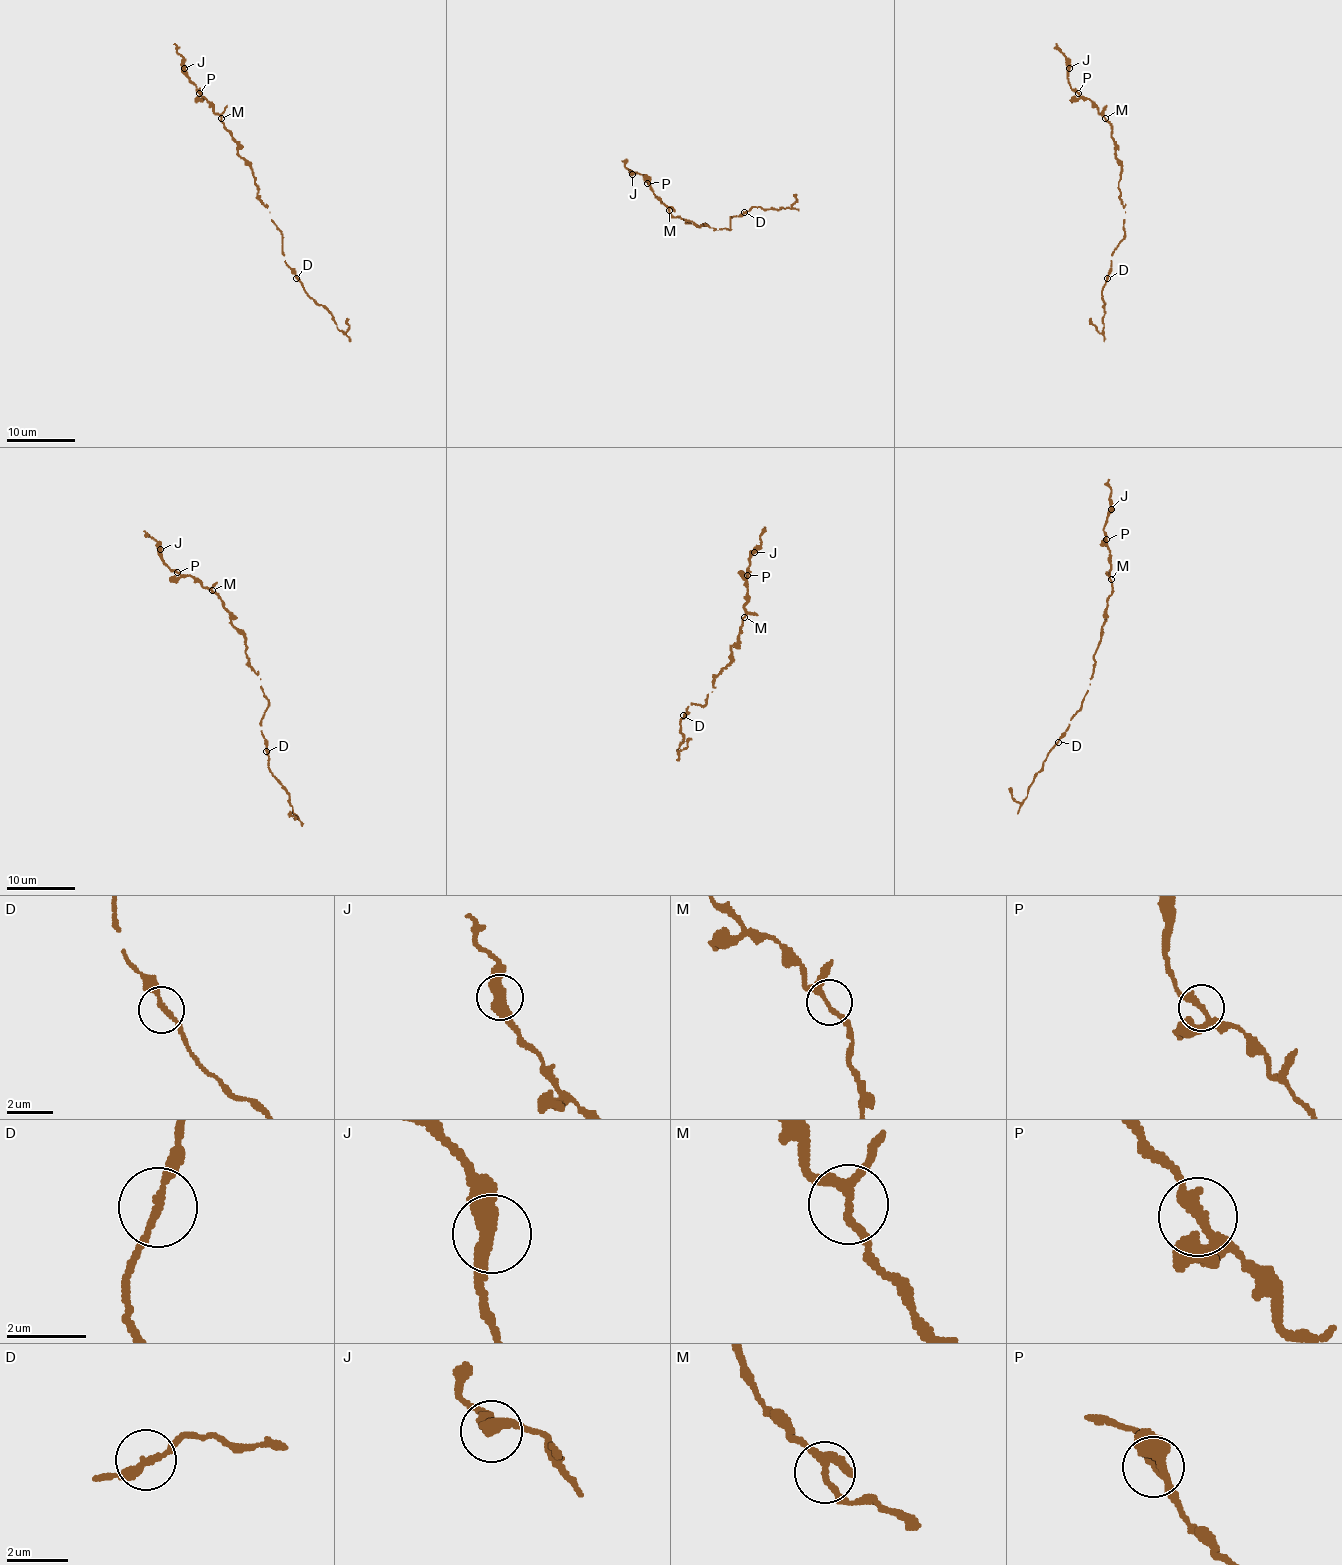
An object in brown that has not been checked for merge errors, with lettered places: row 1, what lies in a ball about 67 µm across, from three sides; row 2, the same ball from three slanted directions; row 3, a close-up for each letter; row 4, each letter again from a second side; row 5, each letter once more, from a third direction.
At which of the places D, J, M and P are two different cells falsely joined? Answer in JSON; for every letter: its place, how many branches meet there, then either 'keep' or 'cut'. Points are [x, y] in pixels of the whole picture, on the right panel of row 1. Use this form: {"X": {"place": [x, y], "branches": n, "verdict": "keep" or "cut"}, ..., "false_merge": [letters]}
{"D": {"place": [1107, 278], "branches": 2, "verdict": "keep"}, "J": {"place": [1069, 68], "branches": 2, "verdict": "keep"}, "M": {"place": [1105, 118], "branches": 3, "verdict": "keep"}, "P": {"place": [1078, 93], "branches": 3, "verdict": "keep"}, "false_merge": []}

